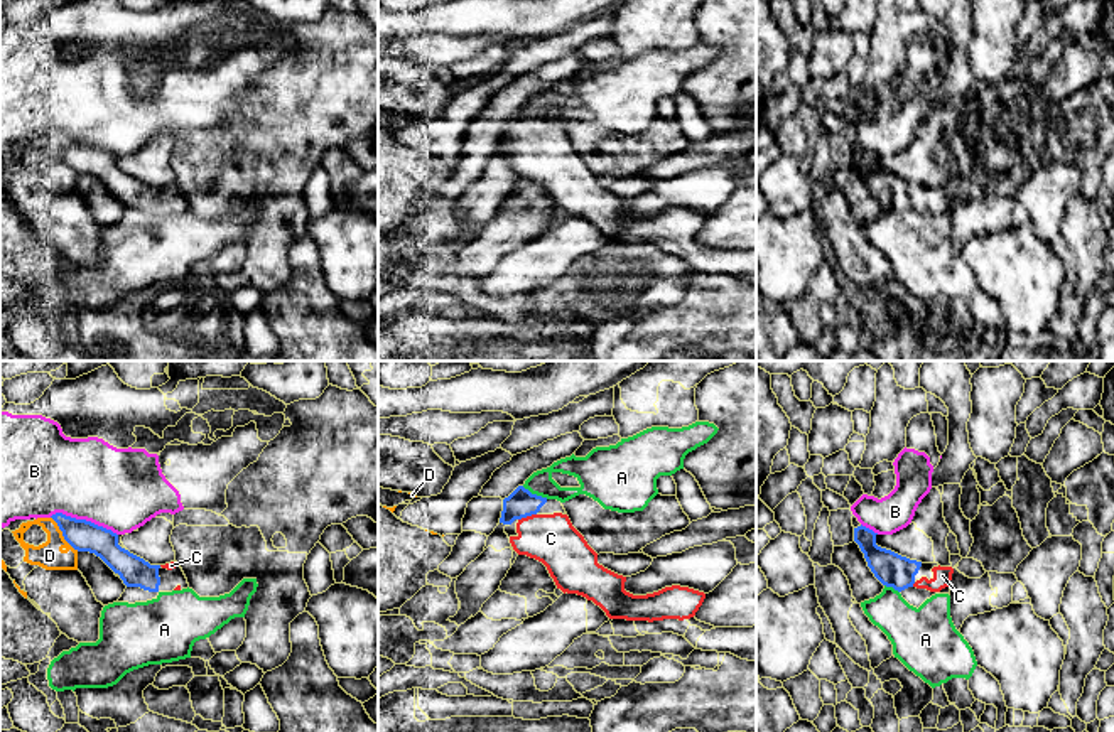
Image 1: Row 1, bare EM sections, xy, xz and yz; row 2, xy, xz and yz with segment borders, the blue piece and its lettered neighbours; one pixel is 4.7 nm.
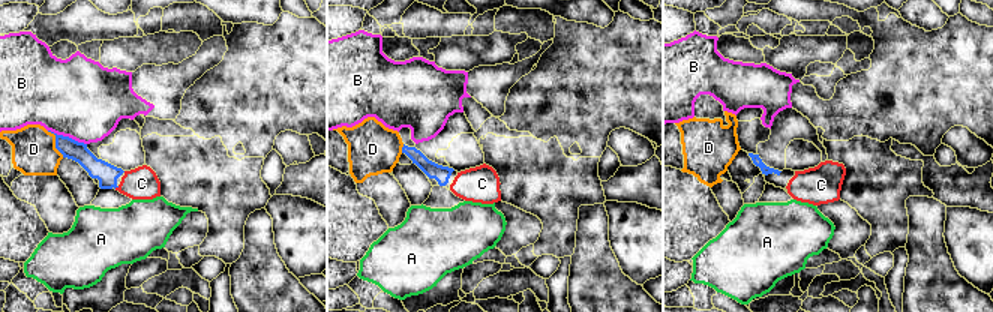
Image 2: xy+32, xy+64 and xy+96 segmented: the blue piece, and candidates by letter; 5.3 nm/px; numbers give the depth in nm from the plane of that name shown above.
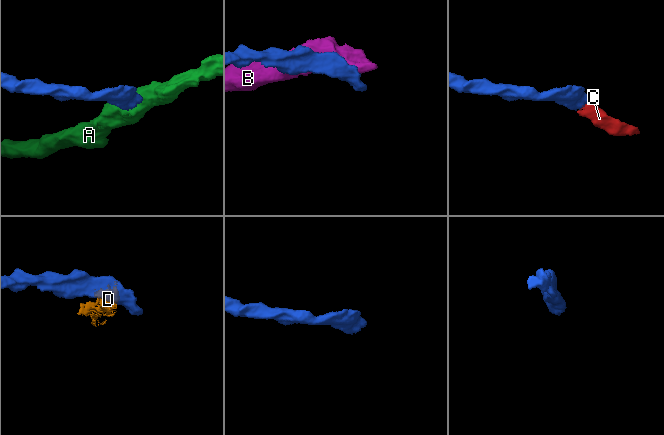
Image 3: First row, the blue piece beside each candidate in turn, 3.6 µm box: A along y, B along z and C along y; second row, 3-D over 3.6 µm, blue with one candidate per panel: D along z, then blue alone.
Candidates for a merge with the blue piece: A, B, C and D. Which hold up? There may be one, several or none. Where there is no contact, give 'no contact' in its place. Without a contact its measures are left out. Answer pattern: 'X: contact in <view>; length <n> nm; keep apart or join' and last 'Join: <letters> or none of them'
A: contact in xz; length 140 nm; keep apart
B: contact in xy; length 340 nm; keep apart
C: contact in xz; length 90 nm; join
D: contact in xy; length 220 nm; keep apart
Join: C

